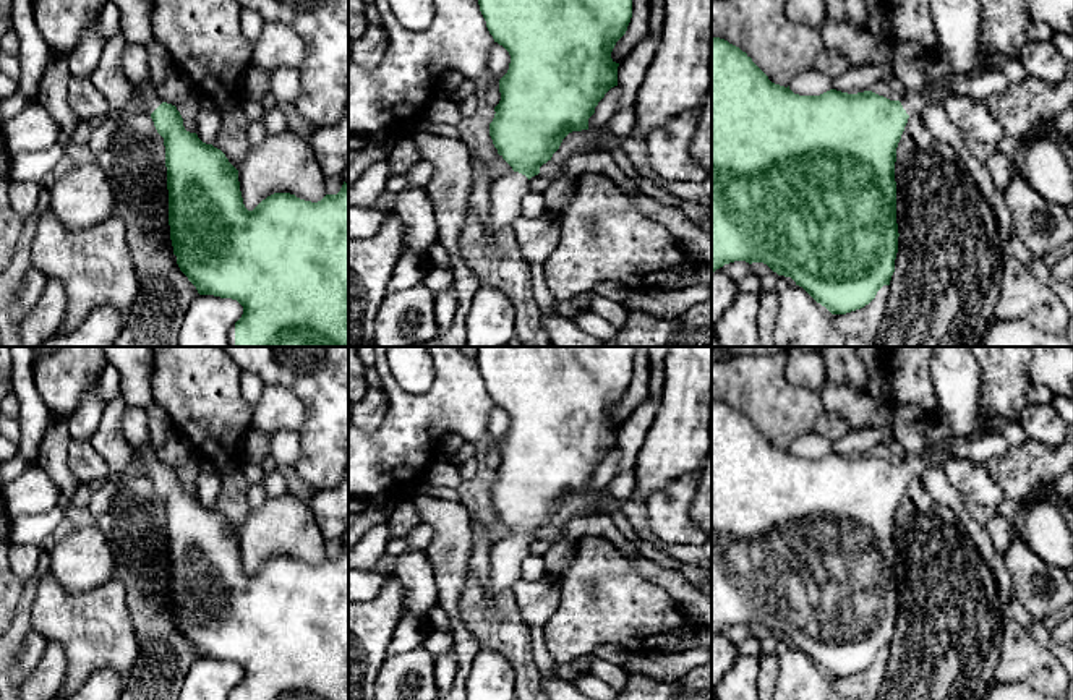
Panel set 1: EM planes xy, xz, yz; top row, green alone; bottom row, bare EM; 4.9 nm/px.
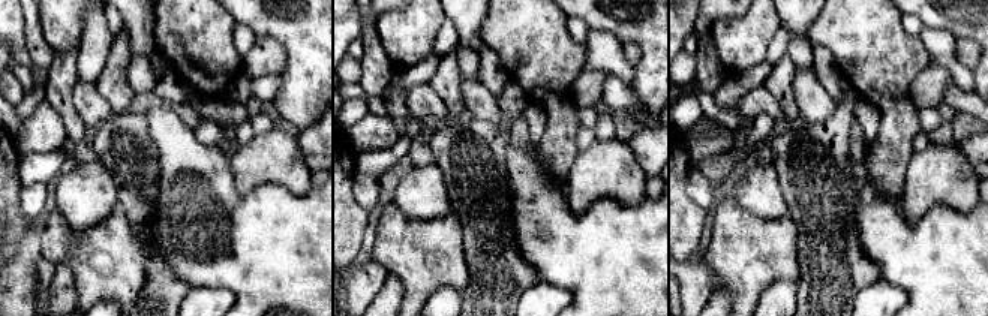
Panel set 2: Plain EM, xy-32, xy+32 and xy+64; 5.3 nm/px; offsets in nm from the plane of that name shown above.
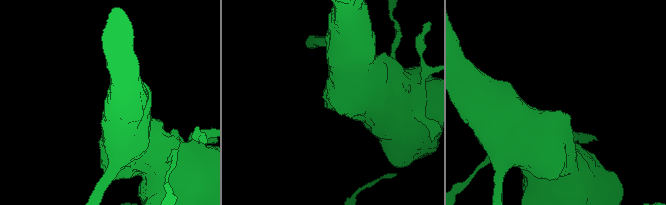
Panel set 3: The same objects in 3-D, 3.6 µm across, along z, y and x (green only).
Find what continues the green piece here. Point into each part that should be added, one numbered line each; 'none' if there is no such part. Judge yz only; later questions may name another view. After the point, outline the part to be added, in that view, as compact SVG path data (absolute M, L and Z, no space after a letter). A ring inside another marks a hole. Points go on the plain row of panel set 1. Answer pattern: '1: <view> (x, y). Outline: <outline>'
1: yz (955, 373). Outline: M932 347L930 378L937 407L926 416L924 450L900 454L908 478L924 480L929 463L945 468L951 457L943 444L953 438L1002 436L1013 447L1024 444L1028 436L1020 421L982 418L982 376L976 356L966 347Z

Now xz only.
1: xz (506, 556). Outline: M511 535L489 546L488 590L491 595L512 591L514 585L522 580L520 566L528 554L528 541L519 535Z

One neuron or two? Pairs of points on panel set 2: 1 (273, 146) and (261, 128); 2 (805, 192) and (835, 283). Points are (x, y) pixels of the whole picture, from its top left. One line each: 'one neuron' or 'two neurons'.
1: two neurons
2: one neuron

